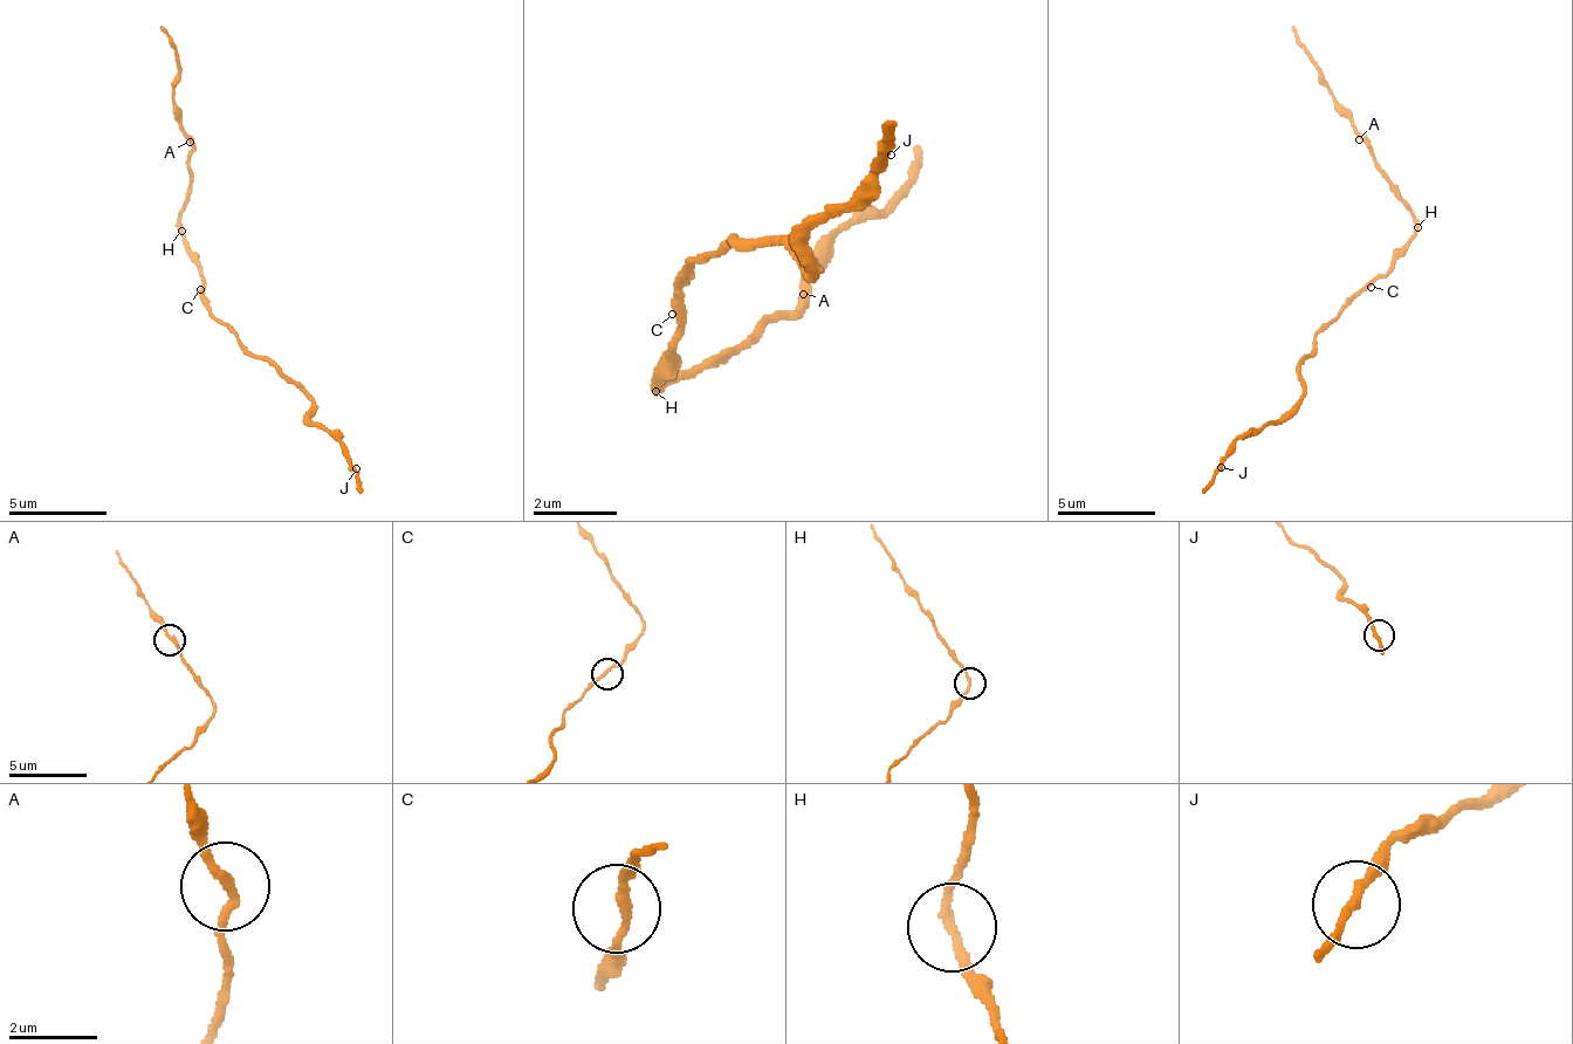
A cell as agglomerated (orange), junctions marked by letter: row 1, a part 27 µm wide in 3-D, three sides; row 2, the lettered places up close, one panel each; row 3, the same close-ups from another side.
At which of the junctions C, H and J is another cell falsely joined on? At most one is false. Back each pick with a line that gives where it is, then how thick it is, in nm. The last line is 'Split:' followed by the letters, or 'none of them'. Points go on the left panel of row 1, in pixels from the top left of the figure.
H: at (181, 231); 170 nm thick
Split: H

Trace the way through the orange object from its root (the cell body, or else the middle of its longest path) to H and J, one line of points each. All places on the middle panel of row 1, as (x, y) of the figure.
H: (681, 303), (681, 314), (667, 347), (672, 347), (667, 358), (677, 358), (672, 359), (652, 393)
J: (681, 303), (695, 258), (729, 245), (795, 239), (819, 268), (805, 246), (815, 224), (861, 201), (891, 155)

